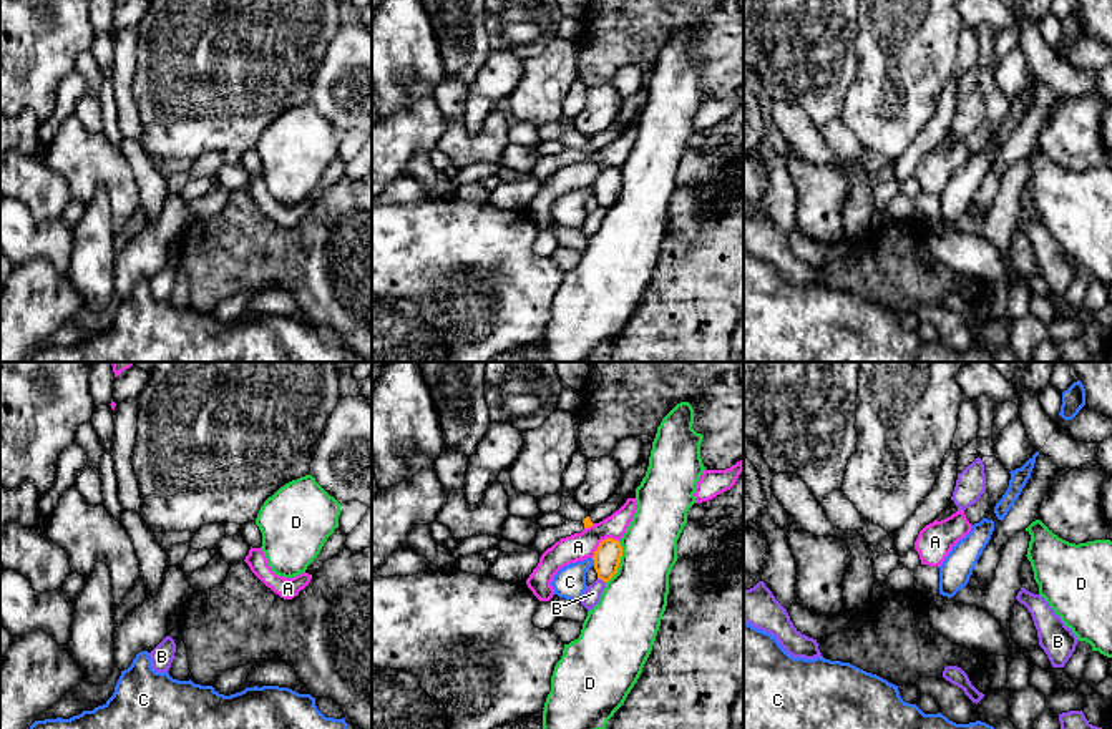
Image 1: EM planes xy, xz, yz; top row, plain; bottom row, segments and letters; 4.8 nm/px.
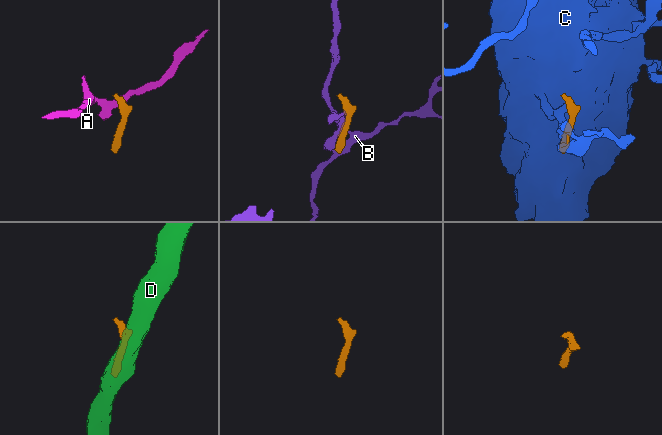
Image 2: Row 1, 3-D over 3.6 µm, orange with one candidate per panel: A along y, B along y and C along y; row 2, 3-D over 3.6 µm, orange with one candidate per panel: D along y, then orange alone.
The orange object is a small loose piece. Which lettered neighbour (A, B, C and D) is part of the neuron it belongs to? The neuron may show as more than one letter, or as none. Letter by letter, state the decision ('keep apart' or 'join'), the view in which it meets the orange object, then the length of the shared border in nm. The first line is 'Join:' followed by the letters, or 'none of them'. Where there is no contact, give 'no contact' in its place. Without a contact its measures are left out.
Join: none of them
A: keep apart; meets orange in xz; contact 160 nm long
B: keep apart; meets orange in xz; contact 50 nm long
C: keep apart; meets orange in xz; contact 40 nm long
D: keep apart; meets orange in xz; contact 220 nm long

